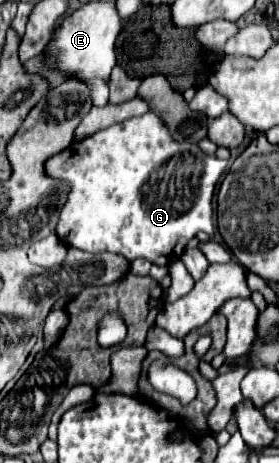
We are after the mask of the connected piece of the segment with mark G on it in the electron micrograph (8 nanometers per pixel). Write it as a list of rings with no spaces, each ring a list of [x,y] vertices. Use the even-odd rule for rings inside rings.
[[[155,112],[113,124],[83,138],[81,142],[73,142],[67,150],[45,162],[45,174],[69,186],[65,204],[59,210],[57,236],[65,246],[79,248],[83,252],[113,252],[125,256],[129,262],[145,258],[157,266],[171,266],[179,260],[187,242],[199,230],[215,236],[213,194],[225,168],[225,160],[203,154],[197,144],[179,144],[171,140],[165,124]]]

